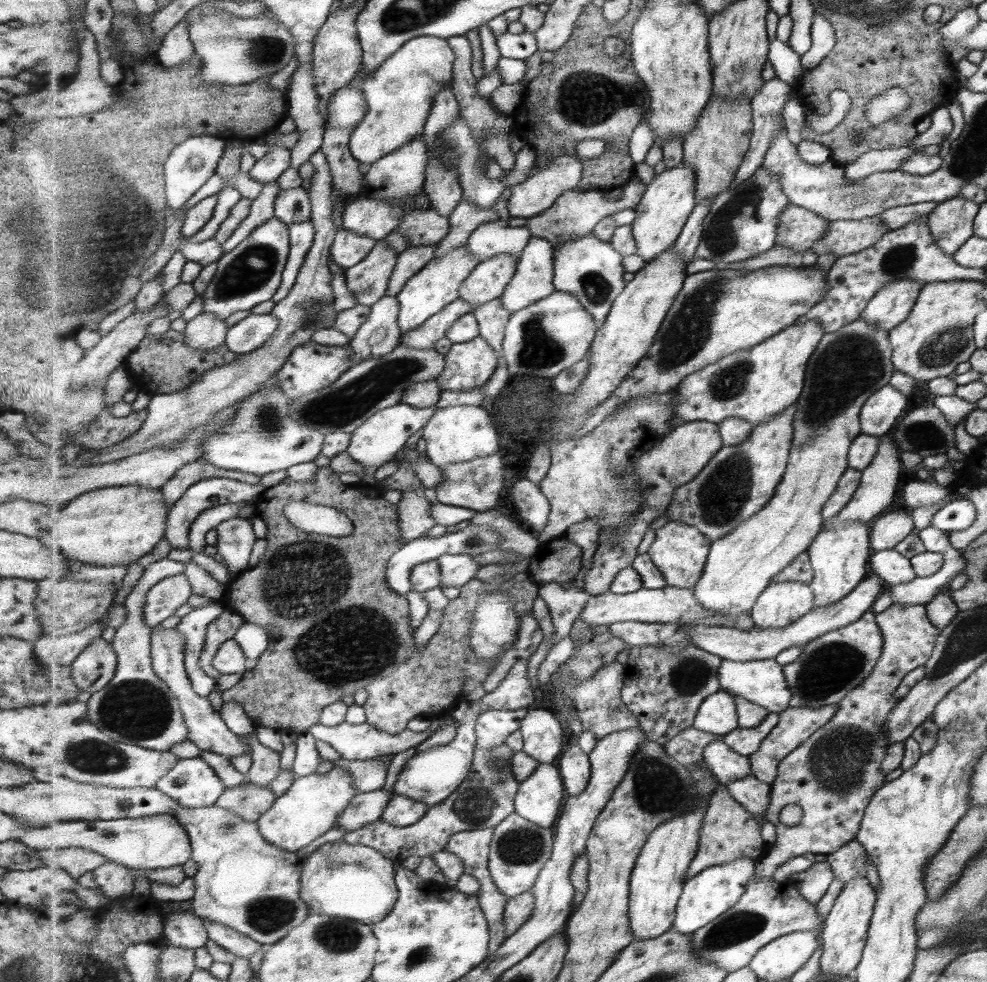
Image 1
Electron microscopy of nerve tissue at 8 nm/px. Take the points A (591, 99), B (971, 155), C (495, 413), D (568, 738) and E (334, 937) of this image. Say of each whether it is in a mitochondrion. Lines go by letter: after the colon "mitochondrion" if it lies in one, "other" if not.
A: mitochondrion
B: mitochondrion
C: other
D: other
E: mitochondrion

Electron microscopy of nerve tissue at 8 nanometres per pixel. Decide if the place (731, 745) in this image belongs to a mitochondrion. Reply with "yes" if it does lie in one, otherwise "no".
no

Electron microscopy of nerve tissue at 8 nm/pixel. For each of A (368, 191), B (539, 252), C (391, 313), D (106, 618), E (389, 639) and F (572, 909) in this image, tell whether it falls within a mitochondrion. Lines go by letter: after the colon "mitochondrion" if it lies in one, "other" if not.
A: other
B: other
C: other
D: other
E: mitochondrion
F: other

